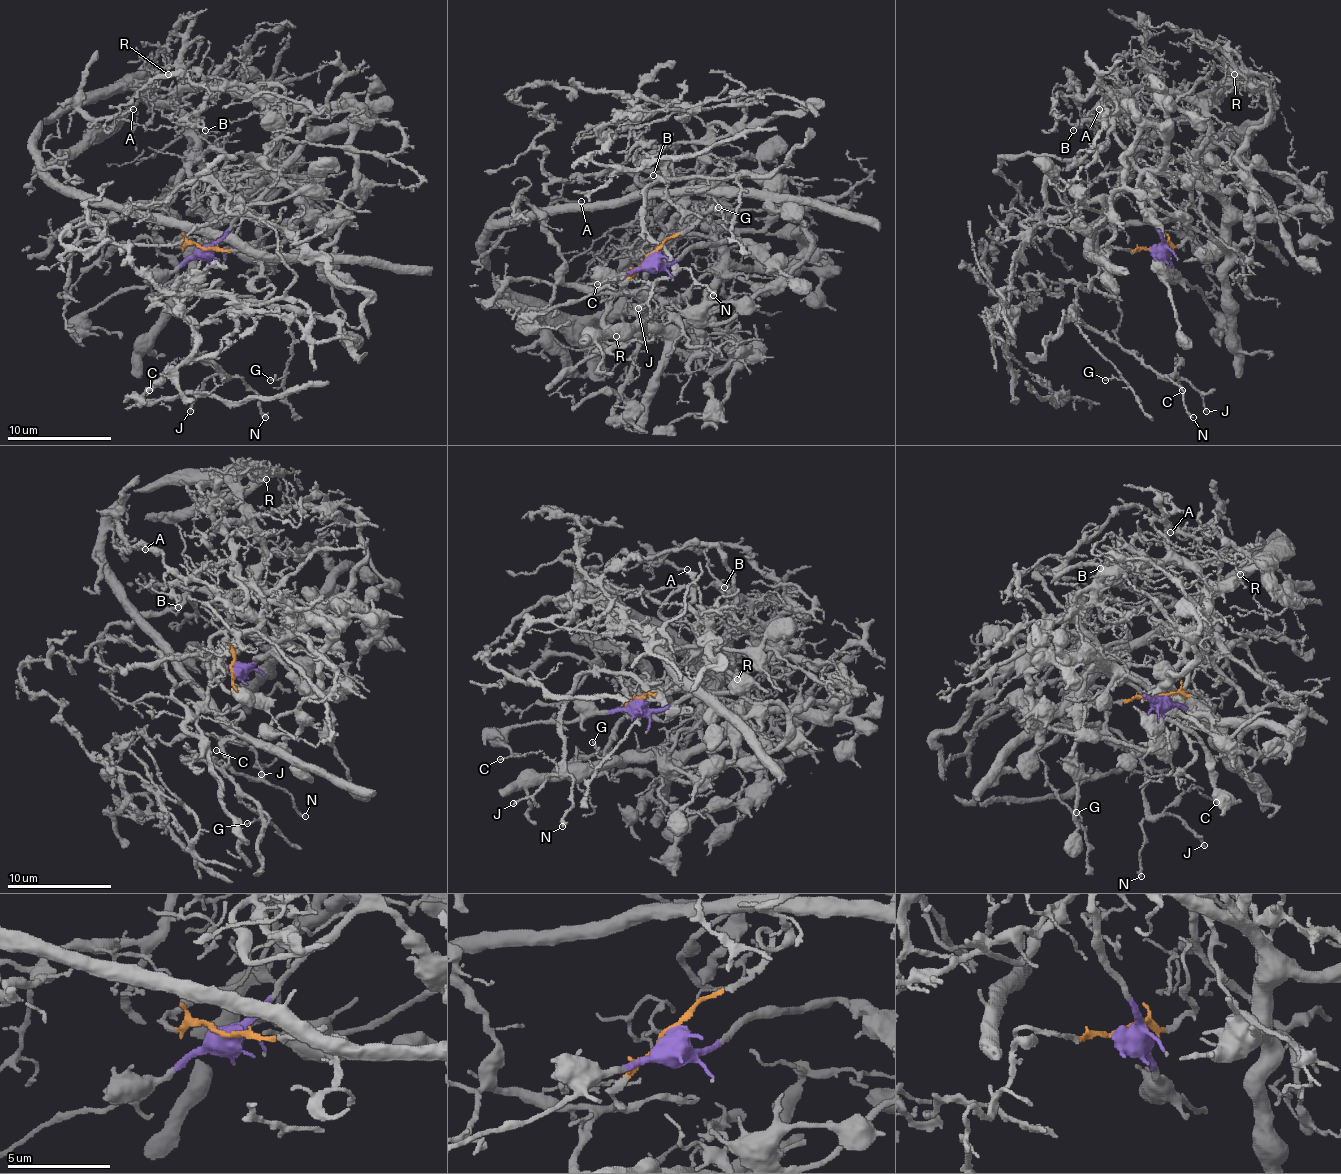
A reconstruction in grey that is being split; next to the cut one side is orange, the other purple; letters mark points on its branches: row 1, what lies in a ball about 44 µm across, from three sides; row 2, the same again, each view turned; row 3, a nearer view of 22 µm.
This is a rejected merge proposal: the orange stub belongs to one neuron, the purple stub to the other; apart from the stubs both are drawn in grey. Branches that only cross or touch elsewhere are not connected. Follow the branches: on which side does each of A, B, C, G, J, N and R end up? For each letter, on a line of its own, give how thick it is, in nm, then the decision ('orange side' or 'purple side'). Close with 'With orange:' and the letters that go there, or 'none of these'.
A: calibre 140 nm; purple side
B: calibre 170 nm; purple side
C: calibre 110 nm; orange side
G: calibre 130 nm; orange side
J: calibre 150 nm; orange side
N: calibre 200 nm; orange side
R: calibre 160 nm; purple side
With orange: C, G, J, N

